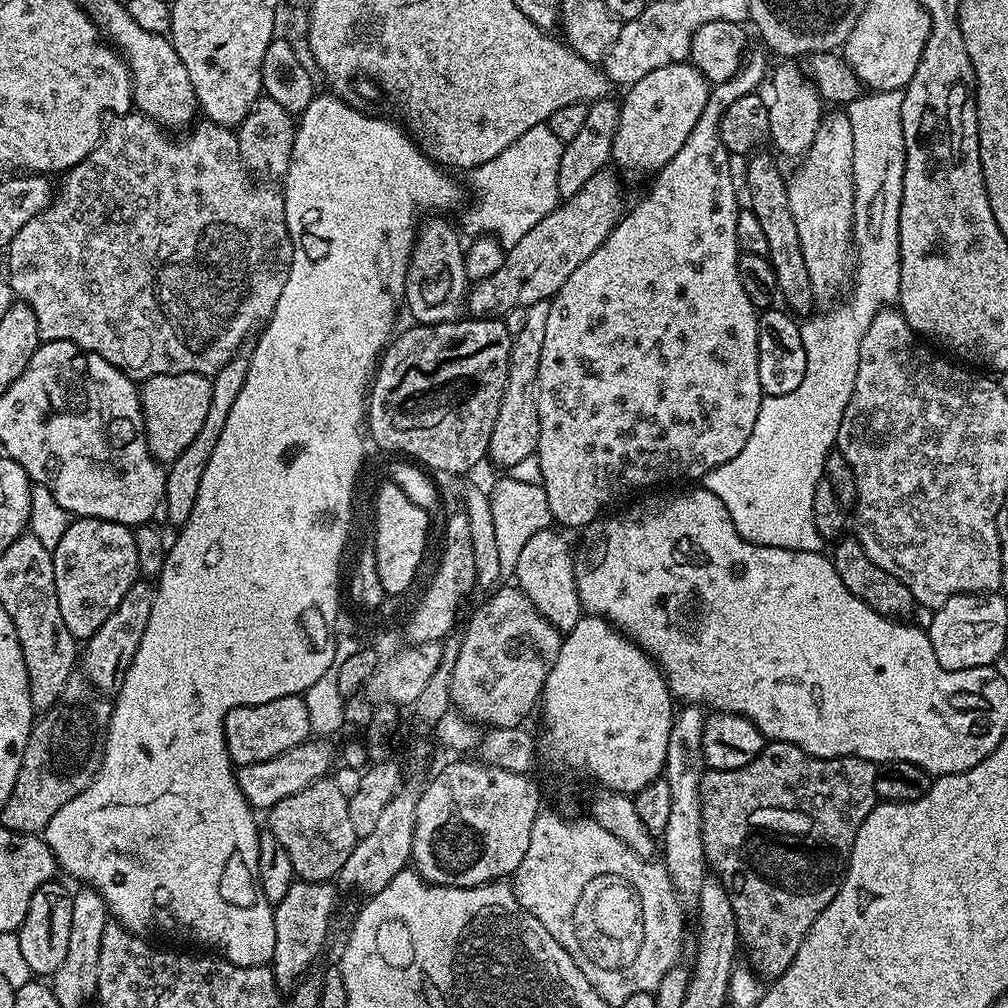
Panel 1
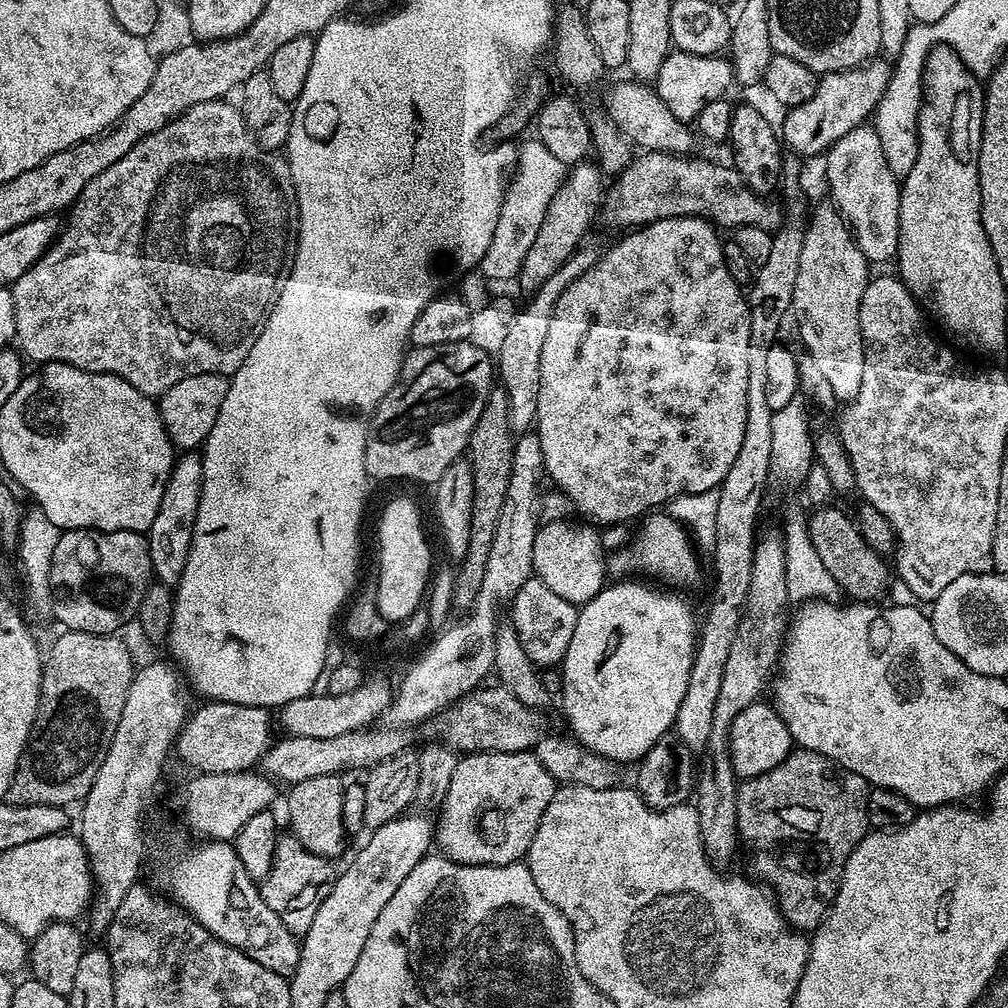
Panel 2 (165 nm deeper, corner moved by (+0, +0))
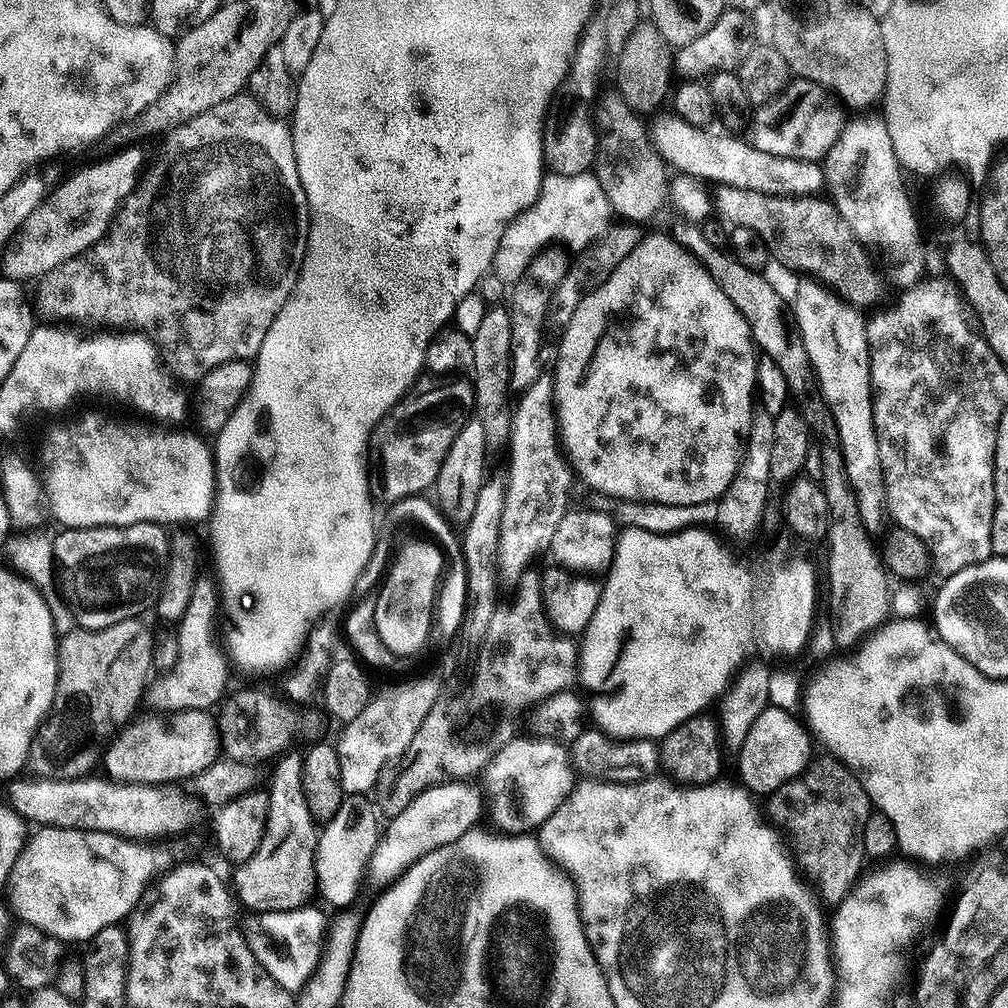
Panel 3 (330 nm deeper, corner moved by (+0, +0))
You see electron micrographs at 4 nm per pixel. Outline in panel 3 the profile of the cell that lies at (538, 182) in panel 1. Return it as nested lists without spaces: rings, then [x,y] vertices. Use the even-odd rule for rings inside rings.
[[[591,171],[577,176],[548,172],[540,182],[540,193],[535,202],[504,228],[498,250],[492,259],[491,271],[495,279],[503,280],[508,286],[523,280],[532,260],[549,246],[555,245],[558,242],[555,240],[569,244],[576,254],[583,253],[608,231],[608,216],[608,199],[604,196],[598,178]]]

